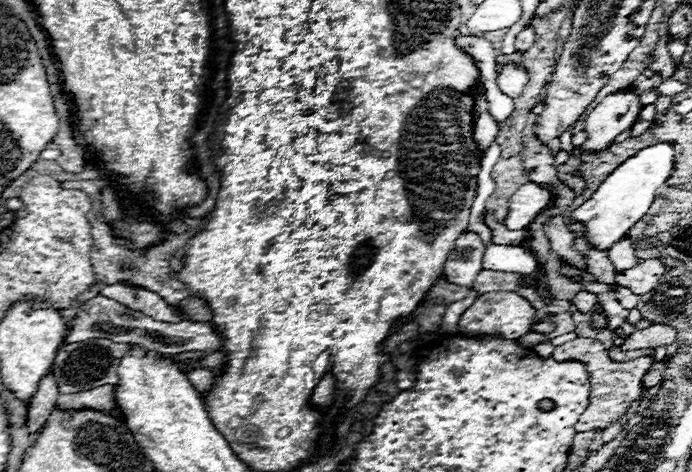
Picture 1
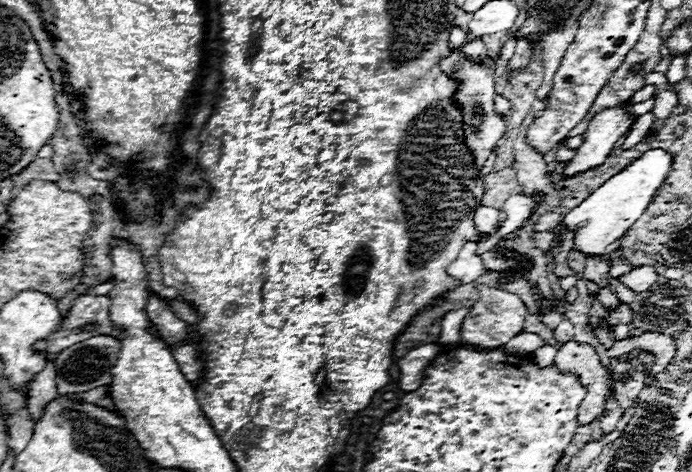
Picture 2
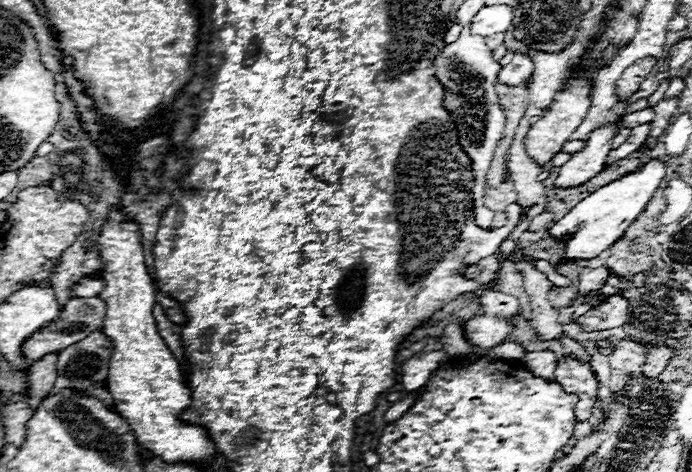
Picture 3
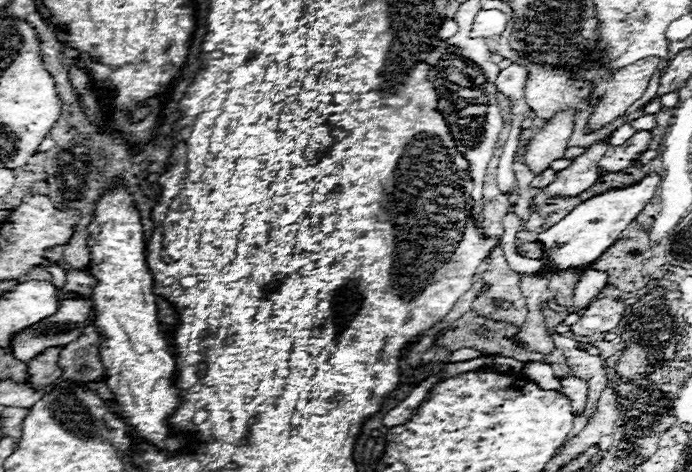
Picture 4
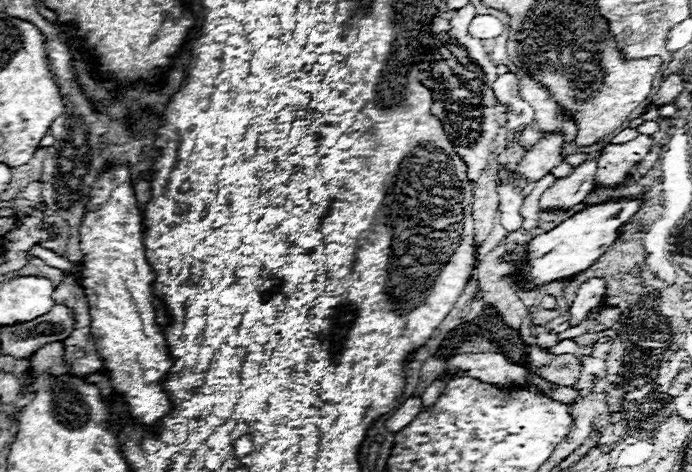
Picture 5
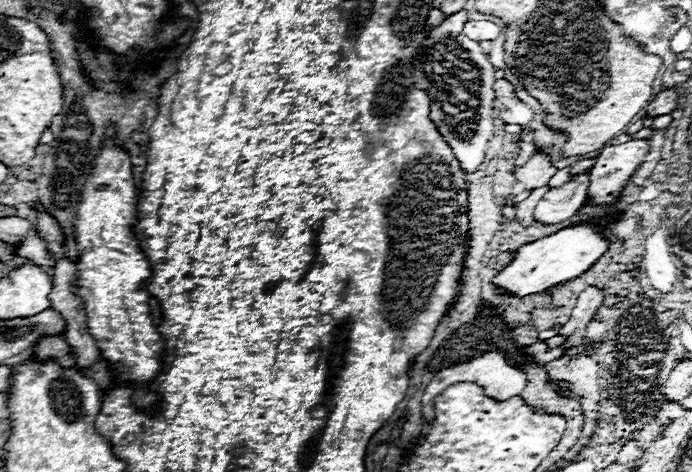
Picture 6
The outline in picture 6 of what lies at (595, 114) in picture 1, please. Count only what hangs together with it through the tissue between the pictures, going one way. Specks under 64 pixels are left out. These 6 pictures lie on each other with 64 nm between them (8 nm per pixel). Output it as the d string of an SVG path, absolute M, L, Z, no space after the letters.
M590 170L574 176L566 184L552 188L544 194L534 210L534 218L546 224L564 222L576 214L576 210L586 202L590 186Z

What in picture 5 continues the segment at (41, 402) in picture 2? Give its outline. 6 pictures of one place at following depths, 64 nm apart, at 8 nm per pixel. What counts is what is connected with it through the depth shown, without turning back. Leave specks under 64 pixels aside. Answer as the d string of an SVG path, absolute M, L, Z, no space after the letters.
M46 344L30 358L30 372L34 376L62 376L66 374L66 364L62 364L64 344Z

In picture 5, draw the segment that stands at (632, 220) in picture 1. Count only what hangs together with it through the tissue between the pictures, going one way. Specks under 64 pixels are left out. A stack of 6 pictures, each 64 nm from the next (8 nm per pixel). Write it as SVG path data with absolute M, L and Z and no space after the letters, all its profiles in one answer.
M644 198L606 200L572 214L556 228L536 236L528 244L528 262L532 266L528 270L516 272L520 274L518 282L526 284L528 288L534 288L534 286L540 286L558 278L570 278L588 270L618 240L620 228L632 220L632 216L640 210L642 204L644 204Z

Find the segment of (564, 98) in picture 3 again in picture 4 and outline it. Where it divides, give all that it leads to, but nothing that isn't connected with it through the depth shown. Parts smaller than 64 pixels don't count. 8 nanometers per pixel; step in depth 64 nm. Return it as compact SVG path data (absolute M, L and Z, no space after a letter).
M560 110L554 118L546 120L538 132L534 132L526 144L524 162L536 174L542 174L556 158L564 156L568 138L574 128L576 112Z

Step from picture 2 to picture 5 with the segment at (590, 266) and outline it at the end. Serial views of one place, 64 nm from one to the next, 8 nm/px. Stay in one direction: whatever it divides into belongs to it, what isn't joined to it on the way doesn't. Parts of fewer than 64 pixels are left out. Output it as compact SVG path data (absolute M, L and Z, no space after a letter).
M602 278L586 280L580 286L580 290L574 298L574 304L570 308L570 324L574 326L574 324L582 322L586 318L586 314L604 300L604 294L606 294L606 284Z

